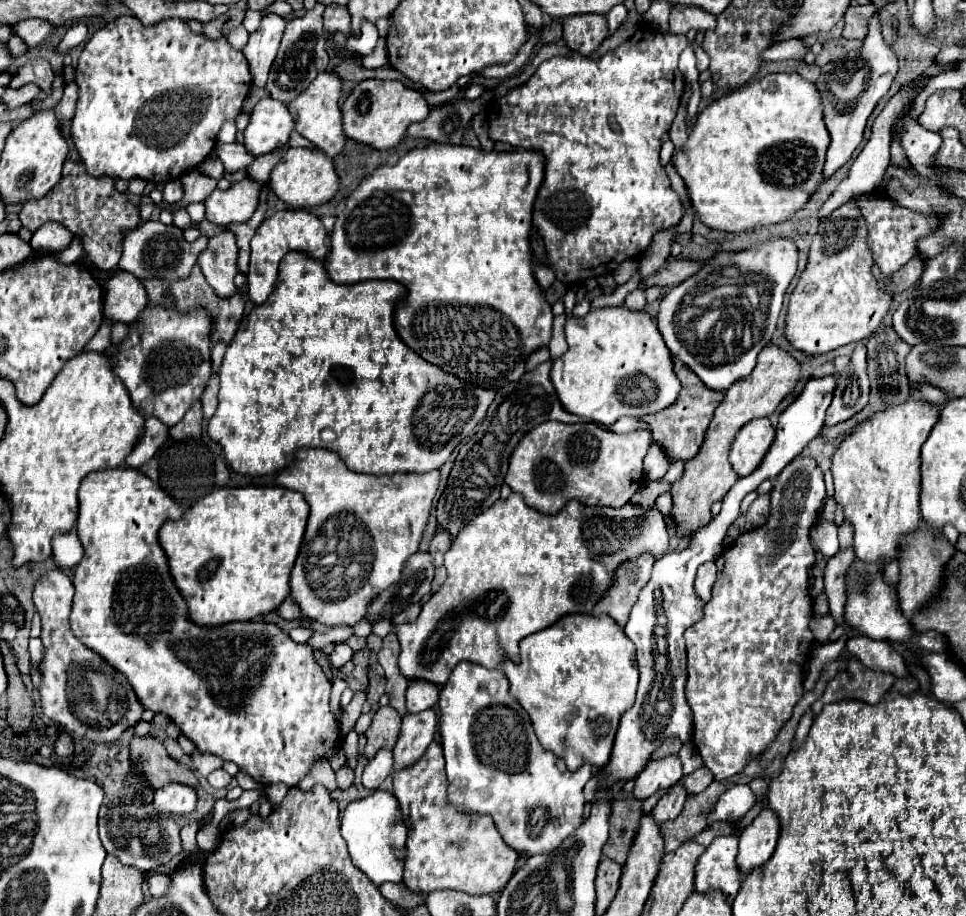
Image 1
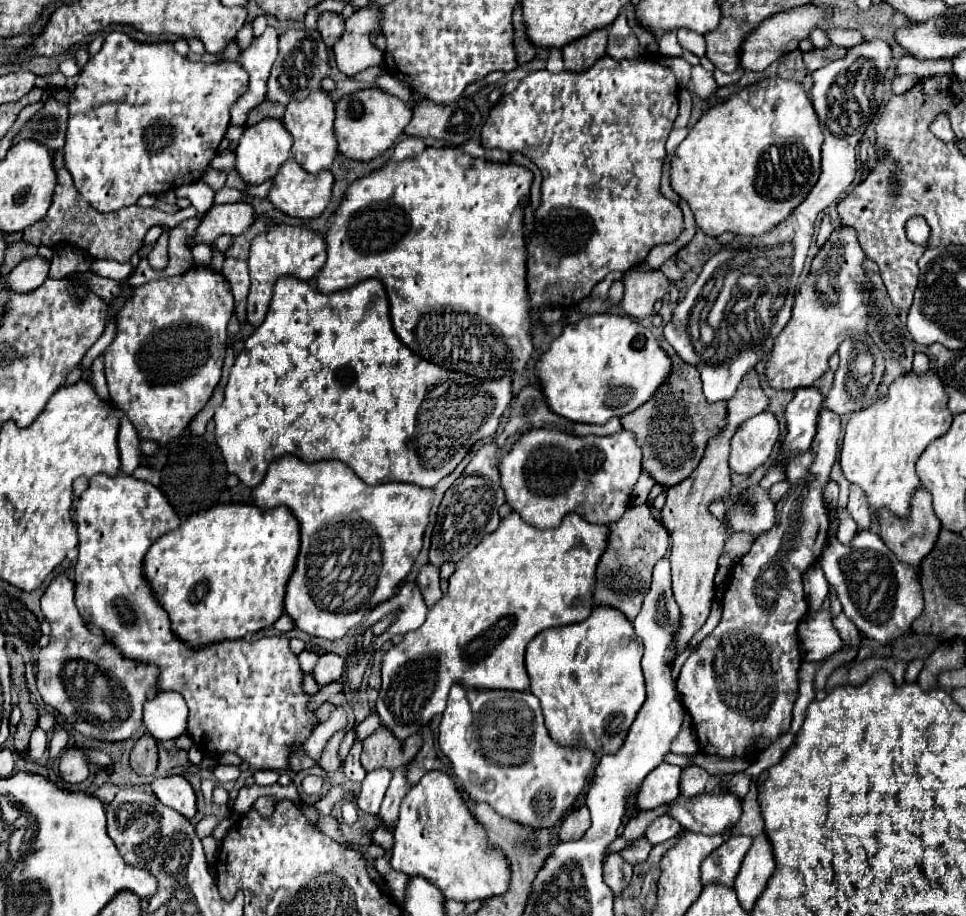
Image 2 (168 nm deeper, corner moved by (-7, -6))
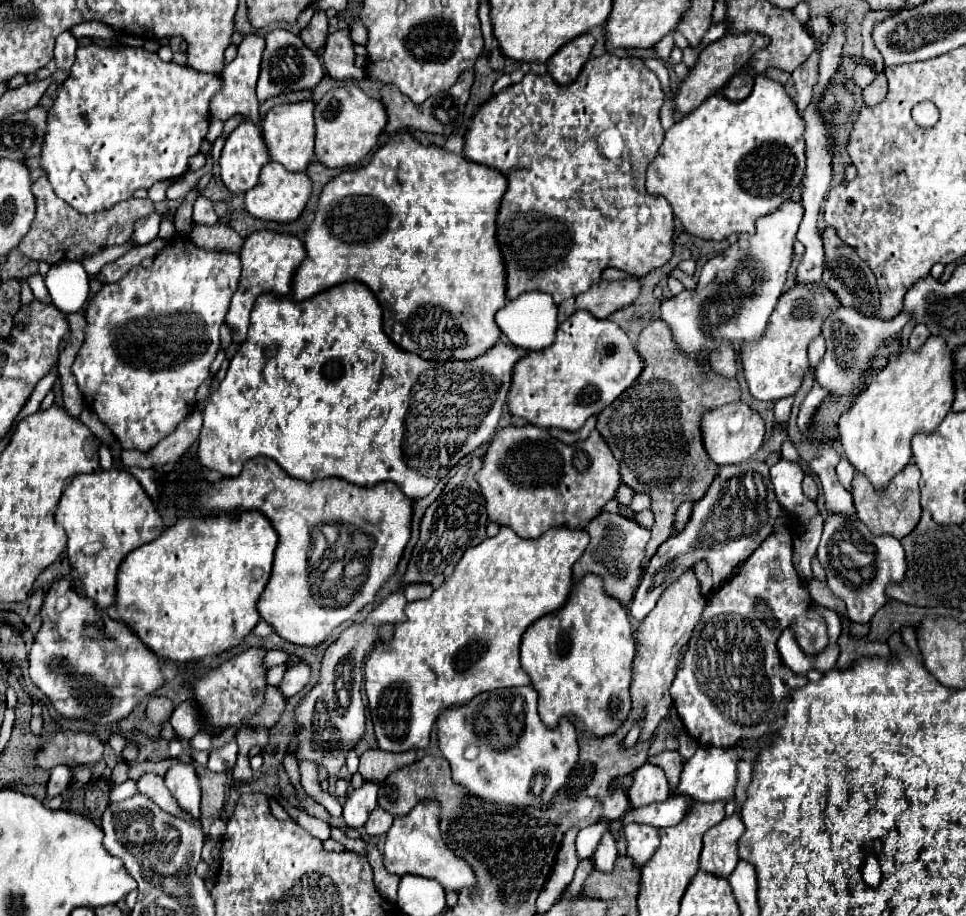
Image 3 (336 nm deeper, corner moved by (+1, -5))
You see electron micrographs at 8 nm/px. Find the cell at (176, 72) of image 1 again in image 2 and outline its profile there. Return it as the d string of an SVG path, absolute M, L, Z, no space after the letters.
M113 31L105 37L103 47L99 49L99 53L95 53L87 65L83 67L83 71L79 73L79 81L73 89L73 95L69 99L69 125L67 125L67 143L63 147L65 151L65 167L71 171L75 187L79 189L79 193L83 195L83 199L87 199L97 211L109 213L109 211L117 211L123 205L135 205L137 199L145 193L151 195L159 195L159 193L169 193L175 191L181 185L189 185L189 183L197 183L205 169L209 167L209 163L213 161L213 157L217 155L219 143L225 137L225 131L229 127L231 121L231 107L237 103L237 99L249 89L249 73L241 67L241 63L237 61L229 61L229 63L213 63L213 65L205 65L205 63L197 63L191 61L189 57L179 55L173 49L171 41L157 41L157 43L143 43L143 41L135 41L131 39L127 33L123 31Z

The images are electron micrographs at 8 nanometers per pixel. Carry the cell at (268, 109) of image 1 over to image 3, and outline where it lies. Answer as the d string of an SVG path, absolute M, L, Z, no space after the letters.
M241 122L225 140L219 156L219 176L231 192L247 192L257 180L263 164L269 162L265 142L261 142L261 128L253 122Z

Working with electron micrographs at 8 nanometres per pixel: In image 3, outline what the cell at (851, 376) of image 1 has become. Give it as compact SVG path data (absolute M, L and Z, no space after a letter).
M839 306L837 310L833 310L827 316L827 320L823 322L823 328L821 328L821 334L823 334L825 344L827 344L827 352L821 358L819 366L815 368L815 380L821 382L821 386L825 386L827 392L851 394L851 390L861 382L863 370L867 368L869 358L877 352L877 346L881 344L881 340L885 340L889 334L901 332L901 328L907 322L909 322L907 312L901 312L891 322L881 322L881 320L875 320L875 318L863 316L855 308Z

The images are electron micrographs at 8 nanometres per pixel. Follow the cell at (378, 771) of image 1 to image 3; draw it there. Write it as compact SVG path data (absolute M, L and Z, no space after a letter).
M365 782L359 790L353 790L353 794L343 804L343 820L351 828L361 828L369 814L377 808L377 790L379 786L375 782Z

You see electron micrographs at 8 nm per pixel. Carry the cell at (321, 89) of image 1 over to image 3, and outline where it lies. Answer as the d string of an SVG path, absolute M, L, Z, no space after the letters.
M303 100L295 104L279 104L265 114L261 124L261 136L265 140L269 158L279 162L289 172L303 172L313 156L313 102Z

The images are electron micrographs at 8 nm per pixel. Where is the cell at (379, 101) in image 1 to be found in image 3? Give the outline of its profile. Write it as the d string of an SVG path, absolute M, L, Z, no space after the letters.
M357 86L331 88L315 104L315 160L325 168L343 168L359 164L377 144L385 126L385 110L379 100L369 98Z

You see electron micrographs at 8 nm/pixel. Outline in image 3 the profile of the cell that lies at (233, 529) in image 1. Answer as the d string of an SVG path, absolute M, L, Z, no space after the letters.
M257 510L203 518L181 518L159 538L125 556L117 572L113 618L129 626L161 660L189 664L199 662L205 656L227 652L241 644L259 622L257 598L261 596L265 582L269 582L275 546L277 532Z

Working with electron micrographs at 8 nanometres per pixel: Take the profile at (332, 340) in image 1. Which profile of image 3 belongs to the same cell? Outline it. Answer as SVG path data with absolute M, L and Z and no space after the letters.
M343 282L339 286L333 286L305 302L293 302L291 298L275 298L273 294L263 294L255 300L253 312L251 312L251 324L249 324L249 336L239 346L237 354L229 362L227 376L219 384L219 388L211 394L205 410L203 410L203 428L199 436L199 450L197 458L201 466L221 472L223 476L237 476L243 468L243 464L253 456L267 456L273 458L289 476L305 482L321 480L321 478L343 478L357 486L373 486L379 482L395 482L407 498L417 500L433 492L439 480L443 480L453 466L459 464L461 458L471 454L475 448L487 444L495 430L497 422L501 418L505 400L507 400L507 388L511 382L511 370L513 364L526 356L528 350L513 348L505 342L497 342L491 350L485 354L473 358L473 360L425 360L417 354L405 354L397 344L389 342L389 338L383 332L381 326L381 306L375 298L375 294L361 282Z

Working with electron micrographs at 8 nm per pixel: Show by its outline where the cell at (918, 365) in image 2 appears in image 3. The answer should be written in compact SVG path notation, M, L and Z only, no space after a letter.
M917 324L915 328L913 328L913 332L911 332L911 336L909 336L909 348L911 350L917 350L917 348L921 348L923 344L925 344L925 340L929 338L929 330L927 330L927 326L925 324Z

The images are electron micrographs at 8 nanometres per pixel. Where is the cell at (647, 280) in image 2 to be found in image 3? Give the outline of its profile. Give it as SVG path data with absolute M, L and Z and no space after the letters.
M629 278L625 282L593 284L585 294L577 294L559 304L559 322L569 318L575 310L587 310L595 318L607 318L623 306L629 306L639 296L639 280Z

